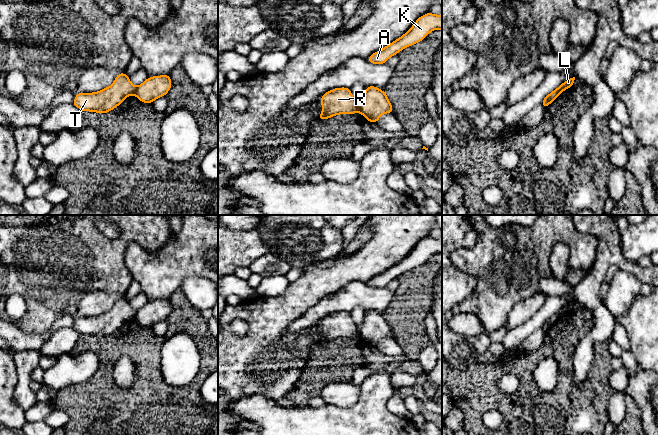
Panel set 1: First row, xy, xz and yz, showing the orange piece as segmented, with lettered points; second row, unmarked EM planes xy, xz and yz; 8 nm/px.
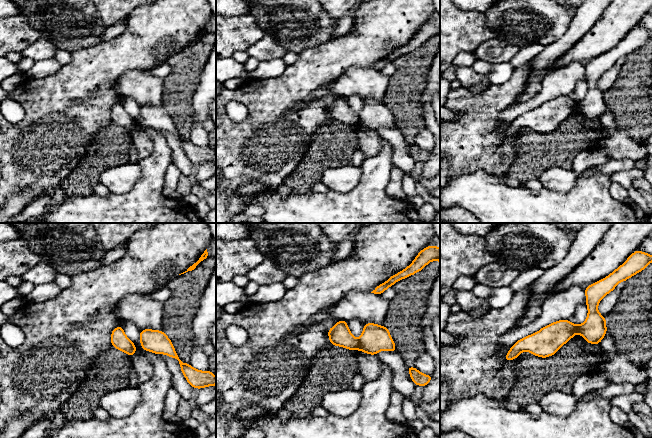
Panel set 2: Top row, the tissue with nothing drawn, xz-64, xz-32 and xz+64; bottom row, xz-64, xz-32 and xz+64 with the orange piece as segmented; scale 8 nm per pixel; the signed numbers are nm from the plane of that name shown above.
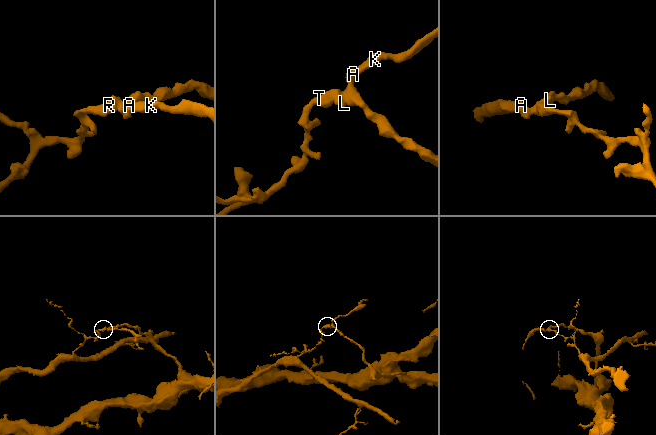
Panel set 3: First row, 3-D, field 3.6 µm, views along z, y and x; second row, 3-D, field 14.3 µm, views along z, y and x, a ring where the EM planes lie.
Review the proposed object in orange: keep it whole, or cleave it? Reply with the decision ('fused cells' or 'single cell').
fused cells

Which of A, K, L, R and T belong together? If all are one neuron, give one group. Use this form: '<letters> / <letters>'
A K / L R T

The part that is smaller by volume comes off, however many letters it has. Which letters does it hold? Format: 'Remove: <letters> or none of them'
Remove: L, R, T

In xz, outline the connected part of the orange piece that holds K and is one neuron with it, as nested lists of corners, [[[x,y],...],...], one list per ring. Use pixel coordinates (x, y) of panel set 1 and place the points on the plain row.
[[[428,236],[419,241],[407,257],[375,276],[366,284],[373,288],[384,288],[402,273],[422,265],[434,253],[442,254],[442,239],[434,239]]]

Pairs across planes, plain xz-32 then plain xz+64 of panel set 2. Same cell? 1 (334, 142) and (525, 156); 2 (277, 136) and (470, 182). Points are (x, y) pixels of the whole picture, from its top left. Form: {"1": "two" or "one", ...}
{"1": "one", "2": "two"}

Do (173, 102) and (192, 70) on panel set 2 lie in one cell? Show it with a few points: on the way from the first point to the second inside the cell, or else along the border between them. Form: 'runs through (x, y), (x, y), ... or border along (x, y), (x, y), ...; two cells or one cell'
runs through (178, 94), (179, 86), (184, 78); one cell

